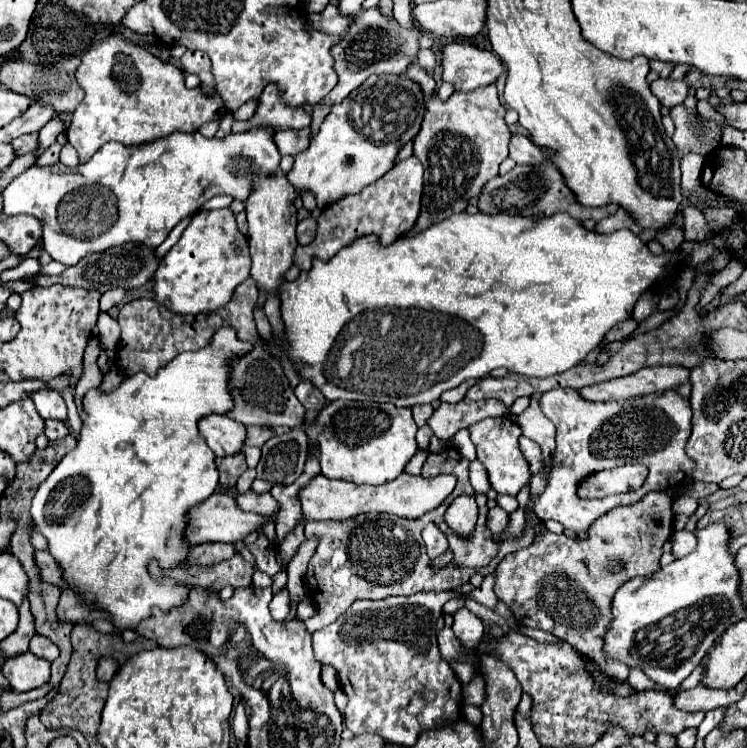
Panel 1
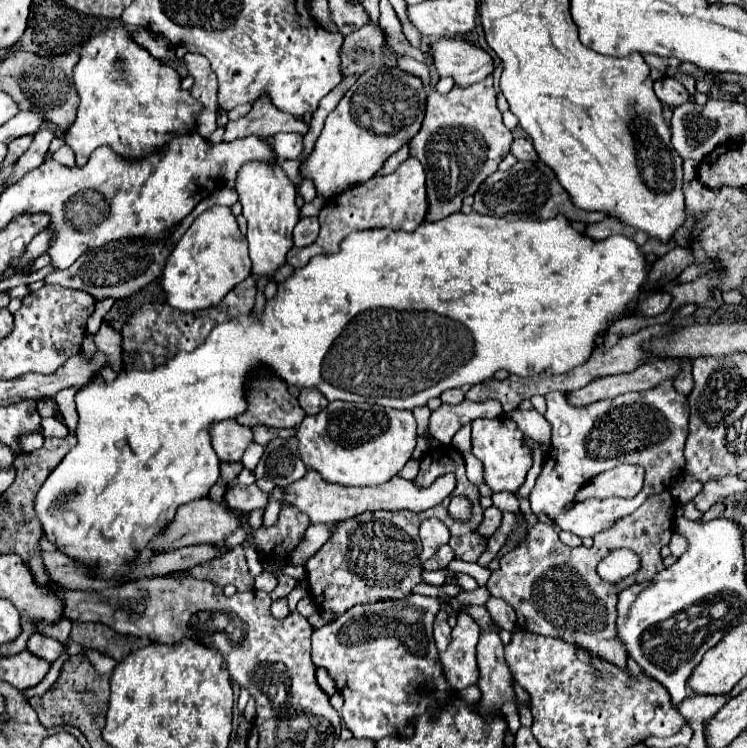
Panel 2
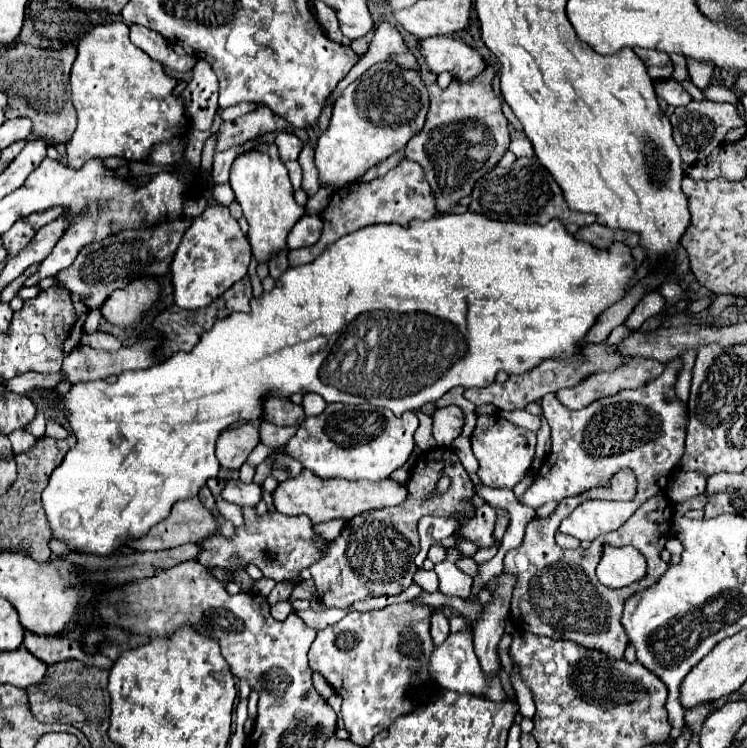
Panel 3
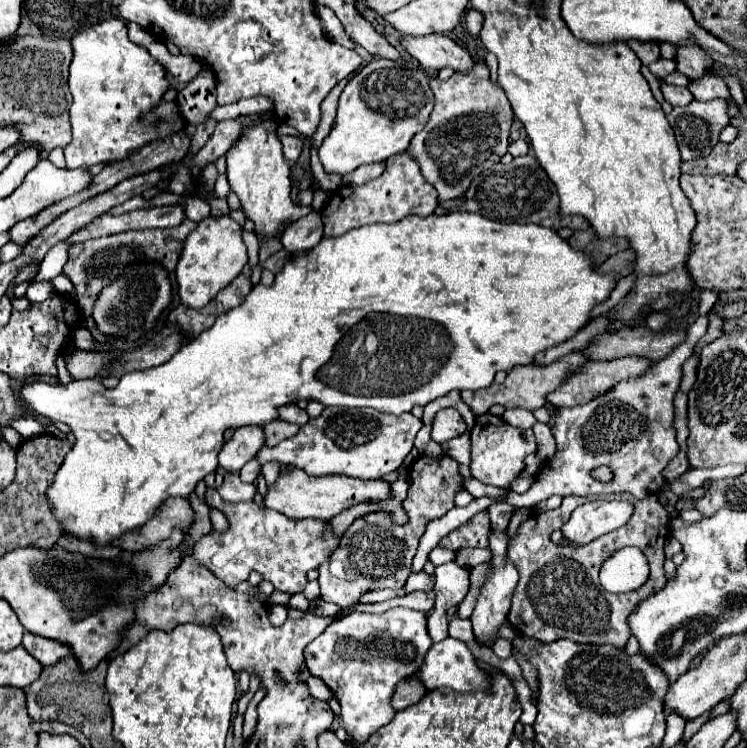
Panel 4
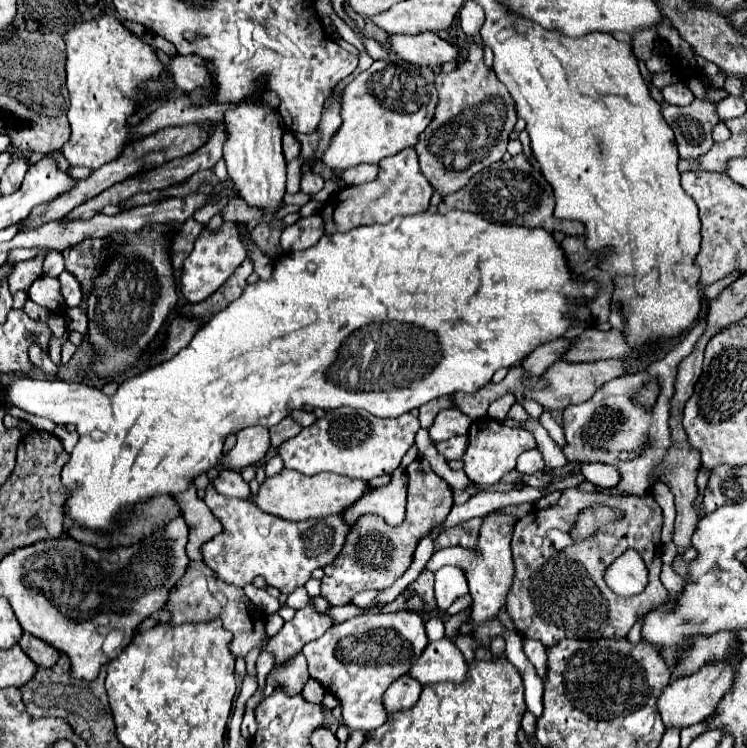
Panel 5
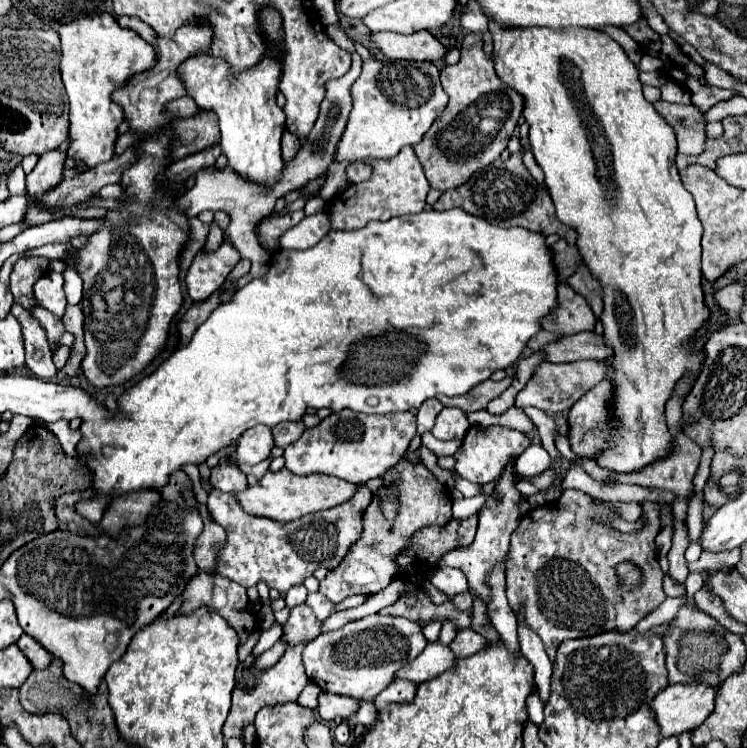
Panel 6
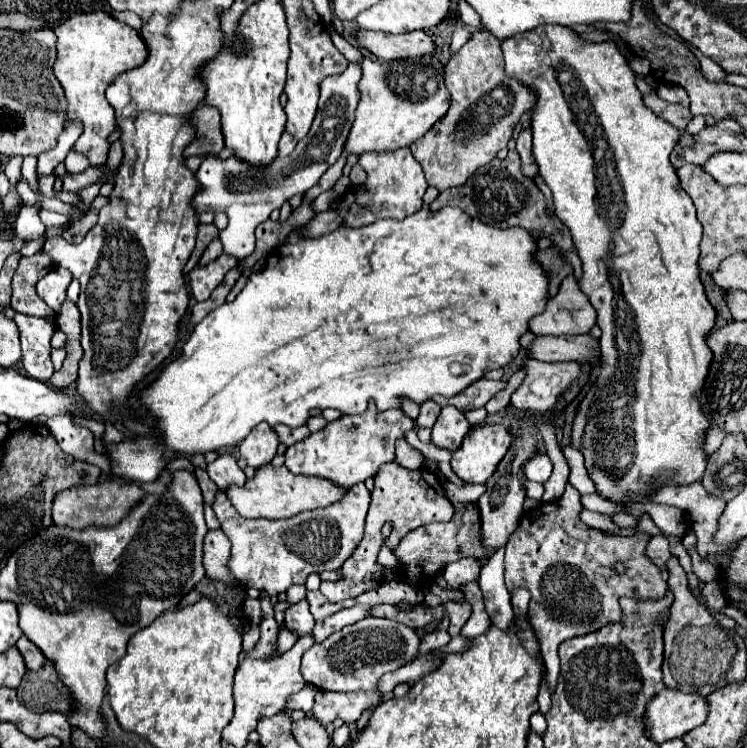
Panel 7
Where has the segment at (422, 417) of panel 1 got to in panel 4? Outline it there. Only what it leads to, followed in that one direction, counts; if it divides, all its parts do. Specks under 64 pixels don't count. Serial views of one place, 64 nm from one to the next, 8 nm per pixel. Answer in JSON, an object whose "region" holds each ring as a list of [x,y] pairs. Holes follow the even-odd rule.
{"region":[[[424,426],[424,428],[416,434],[416,444],[414,444],[414,446],[416,446],[418,452],[424,454],[424,456],[432,456],[432,458],[438,458],[438,460],[440,460],[440,456],[444,456],[444,454],[442,454],[442,448],[430,438],[430,426]]]}

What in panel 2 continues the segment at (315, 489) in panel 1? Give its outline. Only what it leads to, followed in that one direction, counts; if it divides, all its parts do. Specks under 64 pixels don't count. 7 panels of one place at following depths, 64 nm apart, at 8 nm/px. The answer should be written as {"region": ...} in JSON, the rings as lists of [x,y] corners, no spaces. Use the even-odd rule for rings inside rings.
{"region":[[[308,470],[304,474],[304,478],[288,484],[284,488],[284,496],[282,496],[282,504],[284,506],[294,506],[300,512],[306,512],[310,516],[310,522],[324,522],[324,524],[336,524],[336,522],[344,522],[352,516],[358,516],[366,510],[414,510],[414,512],[424,512],[426,508],[436,506],[438,502],[442,502],[452,490],[454,490],[456,478],[452,474],[440,476],[430,488],[418,488],[414,482],[404,480],[400,476],[394,476],[392,480],[380,484],[380,486],[364,486],[364,488],[356,488],[356,486],[342,486],[342,484],[332,484],[326,482],[324,478],[320,478],[318,472]]]}

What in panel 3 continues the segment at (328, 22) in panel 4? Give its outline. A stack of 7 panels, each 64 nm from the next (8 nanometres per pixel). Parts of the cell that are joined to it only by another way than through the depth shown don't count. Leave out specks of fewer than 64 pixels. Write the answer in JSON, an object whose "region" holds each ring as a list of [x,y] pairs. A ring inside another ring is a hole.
{"region":[[[314,2],[314,14],[316,14],[320,26],[324,28],[324,32],[328,34],[328,38],[332,38],[334,42],[340,42],[340,44],[344,44],[344,46],[350,44],[350,40],[348,40],[348,38],[340,32],[340,28],[338,28],[338,20],[336,20],[334,10],[330,10],[330,8],[324,6],[322,2]]]}

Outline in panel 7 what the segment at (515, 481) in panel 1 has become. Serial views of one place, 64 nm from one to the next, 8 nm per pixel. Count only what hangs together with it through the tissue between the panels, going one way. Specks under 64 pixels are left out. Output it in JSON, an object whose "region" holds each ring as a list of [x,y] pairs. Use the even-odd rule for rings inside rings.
{"region":[[[500,424],[472,426],[458,452],[452,454],[454,474],[470,484],[484,484],[508,452],[512,434]]]}

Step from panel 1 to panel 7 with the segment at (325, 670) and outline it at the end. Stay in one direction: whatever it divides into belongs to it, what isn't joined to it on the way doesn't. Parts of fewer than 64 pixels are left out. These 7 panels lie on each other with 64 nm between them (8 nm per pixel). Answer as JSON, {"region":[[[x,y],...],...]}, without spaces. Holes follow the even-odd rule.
{"region":[[[310,684],[304,686],[300,692],[292,694],[288,700],[286,700],[286,706],[282,710],[304,710],[304,712],[310,712],[312,710],[312,704],[314,704],[314,696],[316,696],[316,688],[312,688]]]}

